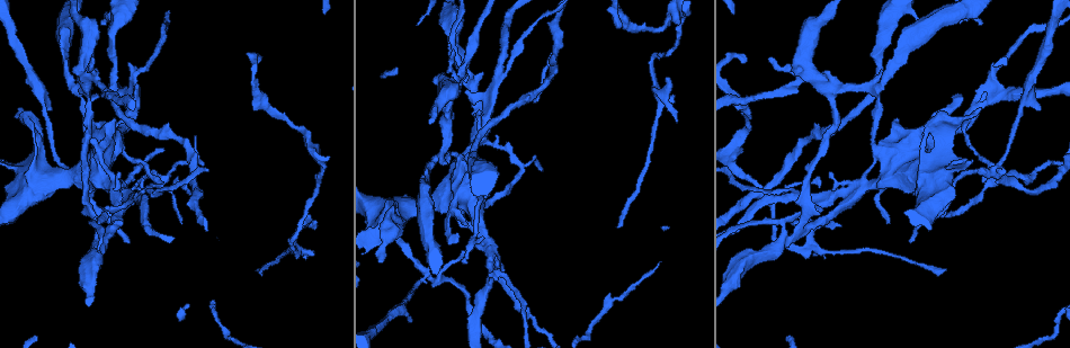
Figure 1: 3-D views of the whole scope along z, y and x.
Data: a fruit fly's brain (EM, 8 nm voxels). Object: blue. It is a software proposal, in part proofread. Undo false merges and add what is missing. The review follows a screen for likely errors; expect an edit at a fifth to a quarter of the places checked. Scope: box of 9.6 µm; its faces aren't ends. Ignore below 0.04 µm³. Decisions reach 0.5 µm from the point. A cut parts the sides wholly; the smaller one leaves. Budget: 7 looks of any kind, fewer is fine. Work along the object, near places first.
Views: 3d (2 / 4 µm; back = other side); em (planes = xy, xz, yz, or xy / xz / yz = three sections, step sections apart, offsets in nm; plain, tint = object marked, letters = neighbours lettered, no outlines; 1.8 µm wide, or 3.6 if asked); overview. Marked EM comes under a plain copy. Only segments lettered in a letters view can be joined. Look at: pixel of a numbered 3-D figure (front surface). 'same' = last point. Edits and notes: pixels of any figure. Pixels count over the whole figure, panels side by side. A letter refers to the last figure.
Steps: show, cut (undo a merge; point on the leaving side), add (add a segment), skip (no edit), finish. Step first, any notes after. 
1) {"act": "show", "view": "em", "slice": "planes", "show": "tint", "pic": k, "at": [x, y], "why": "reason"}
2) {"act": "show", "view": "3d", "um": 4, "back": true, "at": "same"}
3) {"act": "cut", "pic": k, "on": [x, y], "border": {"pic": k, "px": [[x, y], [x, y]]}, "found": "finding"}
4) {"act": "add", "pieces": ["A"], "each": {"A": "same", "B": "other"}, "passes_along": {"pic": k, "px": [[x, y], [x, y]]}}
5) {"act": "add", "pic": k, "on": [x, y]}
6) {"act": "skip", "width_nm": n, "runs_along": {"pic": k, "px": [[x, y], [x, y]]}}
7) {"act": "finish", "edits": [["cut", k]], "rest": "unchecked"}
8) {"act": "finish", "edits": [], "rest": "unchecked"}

{"act": "show", "view": "em", "slice": "xy", "step": 8, "show": "letters", "pic": 1, "at": [472, 83], "why": "closes a loop"}

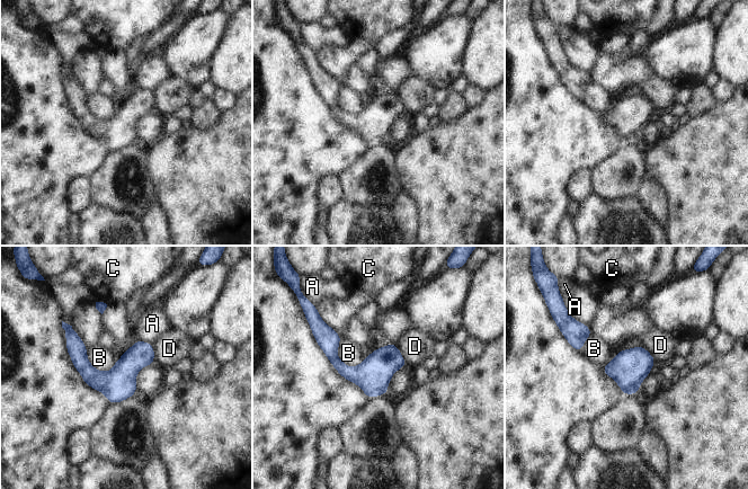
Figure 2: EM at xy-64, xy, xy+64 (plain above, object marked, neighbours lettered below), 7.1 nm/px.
{"act": "skip", "each": {"A": "other", "B": "other", "C": "other", "D": "other"}, "runs_along": {"pic": 2, "px": [[69, 338], [95, 376], [151, 359]]}, "found": "continuous, no second neuron"}

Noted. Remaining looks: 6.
{"act": "show", "view": "em", "slice": "xy", "step": 4, "show": "tint", "pic": 1, "at": [100, 145]}

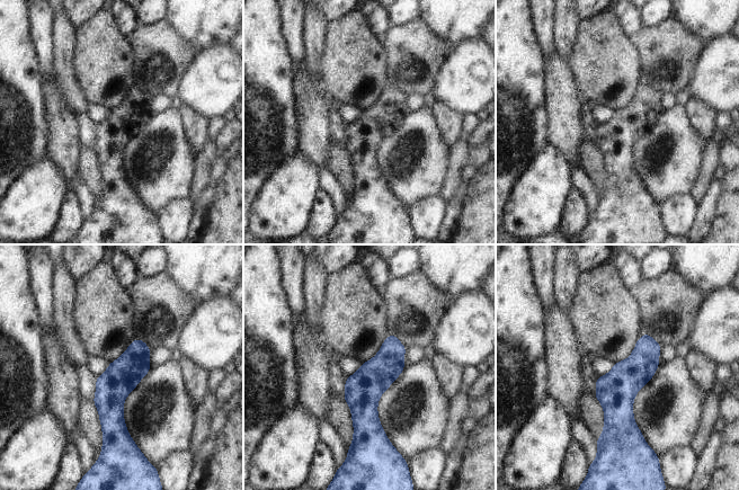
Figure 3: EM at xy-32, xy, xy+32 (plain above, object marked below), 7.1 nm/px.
{"act": "show", "view": "em", "slice": "xz", "step": 8, "show": "letters", "at": "same"}

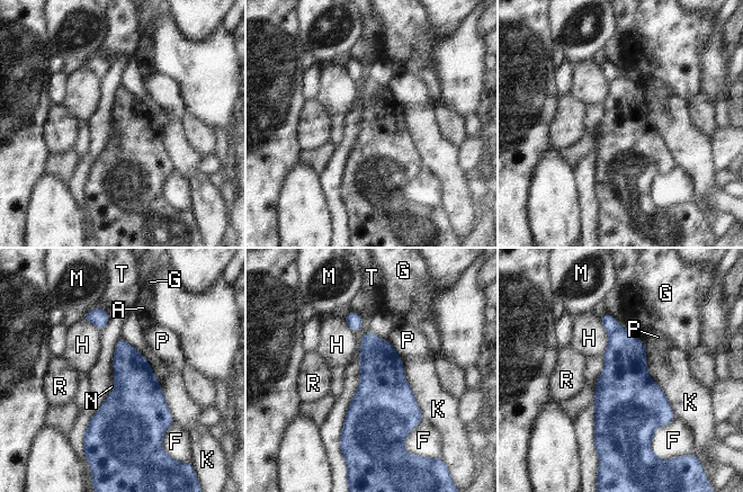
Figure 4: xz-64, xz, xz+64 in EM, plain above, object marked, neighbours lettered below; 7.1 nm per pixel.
{"act": "cut", "pic": 4, "on": [609, 323], "each": {"A": "other", "F": "other", "G": "other", "H": "other", "K": "other", "M": "other", "N": "other", "P": "other", "R": "other", "T": "other"}, "border": {"pic": 4, "px": [[619, 329], [608, 334]]}, "found": "two neurons meet here"}

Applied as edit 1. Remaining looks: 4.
{"act": "show", "view": "overview"}

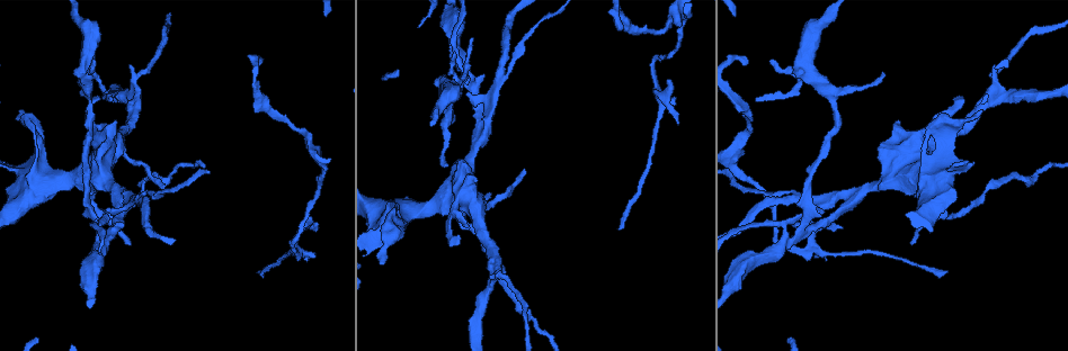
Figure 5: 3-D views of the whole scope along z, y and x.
{"act": "show", "view": "3d", "um": 4, "pic": 5, "at": [377, 222], "why": "calibre changes"}

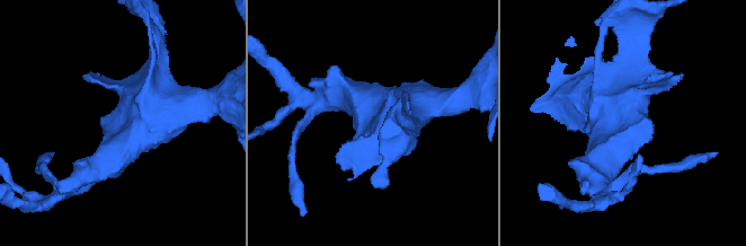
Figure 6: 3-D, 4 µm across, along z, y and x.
{"act": "show", "view": "em", "um": 3.6, "slice": "planes", "show": "letters", "pic": 6, "at": [629, 132], "arm_widths_nm": [500, 550], "why": "shape alone is not enough"}

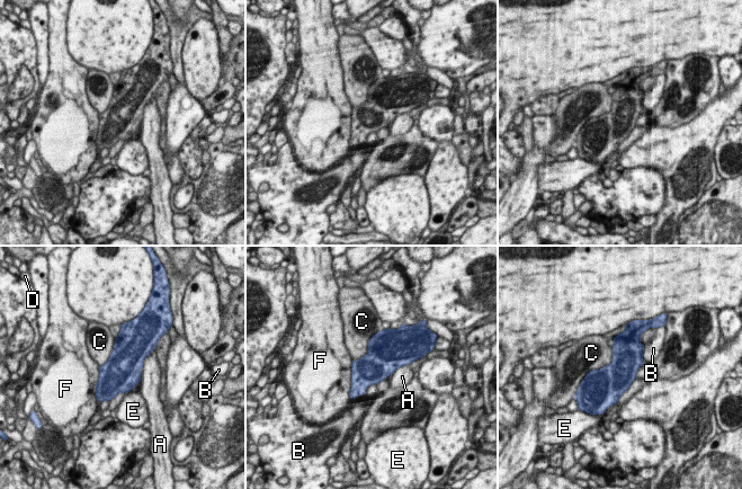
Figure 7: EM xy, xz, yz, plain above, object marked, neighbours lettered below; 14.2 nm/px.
{"act": "skip", "width_nm": 460, "each": {"A": "other", "B": "other", "C": "other", "D": "other", "E": "other", "F": "other"}, "border": {"pic": 7, "px": [[611, 348], [611, 361], [586, 375]]}, "found": "continuous, no second neuron"}

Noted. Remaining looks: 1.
{"act": "finish", "edits": [["cut", 4]], "rest": "unchecked"}

